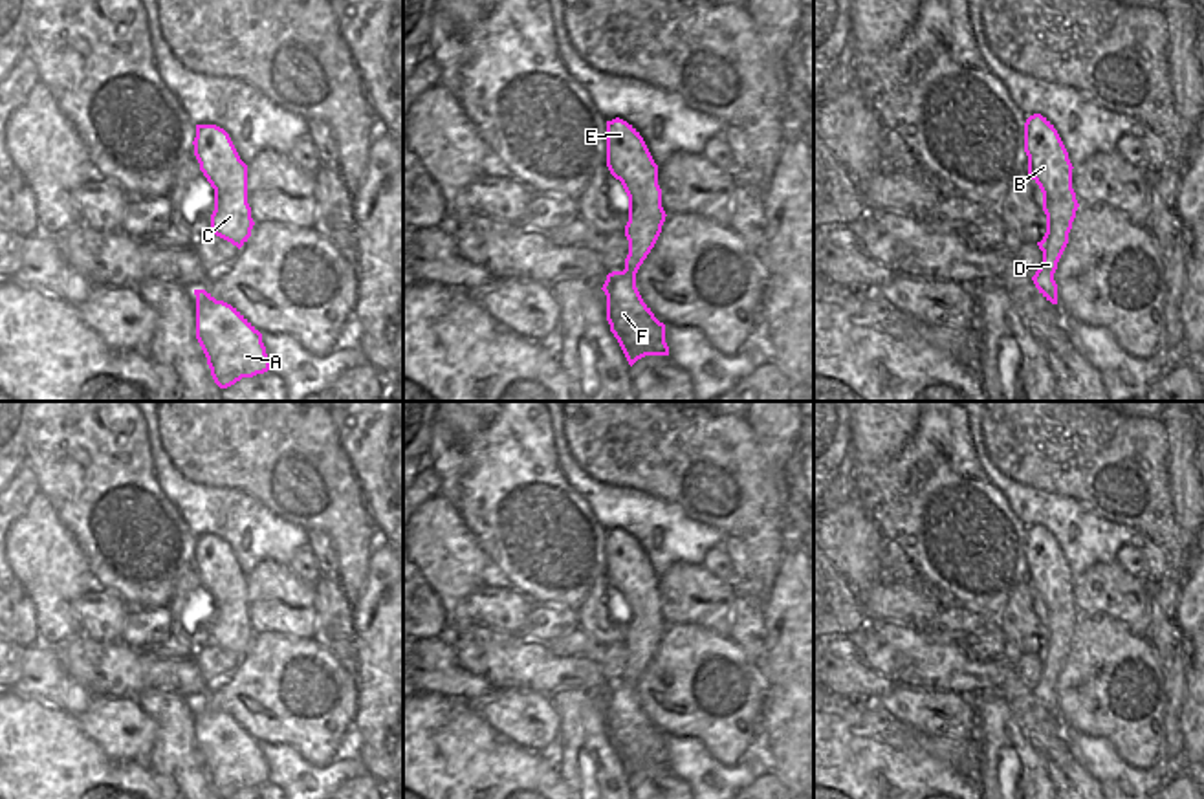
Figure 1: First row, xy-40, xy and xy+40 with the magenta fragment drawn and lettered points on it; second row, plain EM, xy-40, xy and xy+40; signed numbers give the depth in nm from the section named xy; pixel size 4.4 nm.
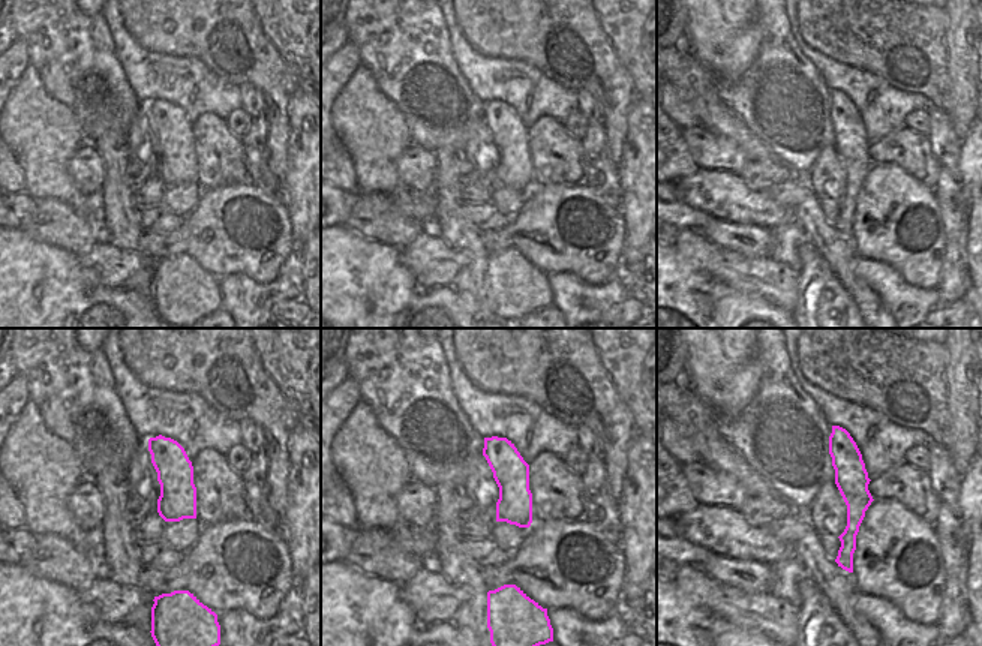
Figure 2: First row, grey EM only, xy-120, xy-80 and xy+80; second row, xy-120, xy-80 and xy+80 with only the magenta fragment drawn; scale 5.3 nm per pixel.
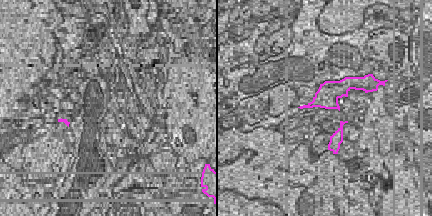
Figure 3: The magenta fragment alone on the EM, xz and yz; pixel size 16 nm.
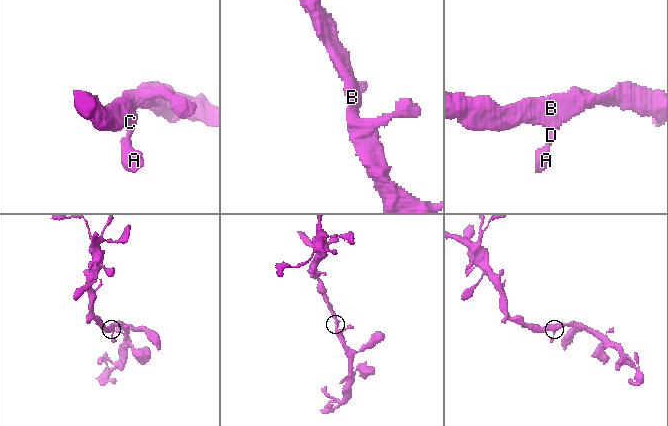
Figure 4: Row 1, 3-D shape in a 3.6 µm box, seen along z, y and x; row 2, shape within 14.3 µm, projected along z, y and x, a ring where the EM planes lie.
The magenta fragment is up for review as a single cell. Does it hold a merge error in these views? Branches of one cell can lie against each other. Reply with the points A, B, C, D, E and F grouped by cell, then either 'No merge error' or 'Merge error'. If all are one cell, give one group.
Groups: A B C D E F. No merge error.

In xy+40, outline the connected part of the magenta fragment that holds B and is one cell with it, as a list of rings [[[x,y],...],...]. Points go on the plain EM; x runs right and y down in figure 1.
[[[1041,524],[1030,526],[1024,533],[1024,563],[1028,566],[1028,585],[1043,603],[1043,621],[1046,625],[1046,643],[1037,652],[1043,673],[1032,691],[1046,711],[1057,715],[1054,684],[1068,654],[1068,643],[1079,618],[1072,599],[1074,577],[1057,541]]]

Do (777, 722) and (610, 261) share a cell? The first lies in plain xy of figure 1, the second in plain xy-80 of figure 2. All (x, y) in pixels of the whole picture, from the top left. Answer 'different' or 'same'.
different

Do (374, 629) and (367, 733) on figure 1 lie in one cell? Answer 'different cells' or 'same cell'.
same cell

